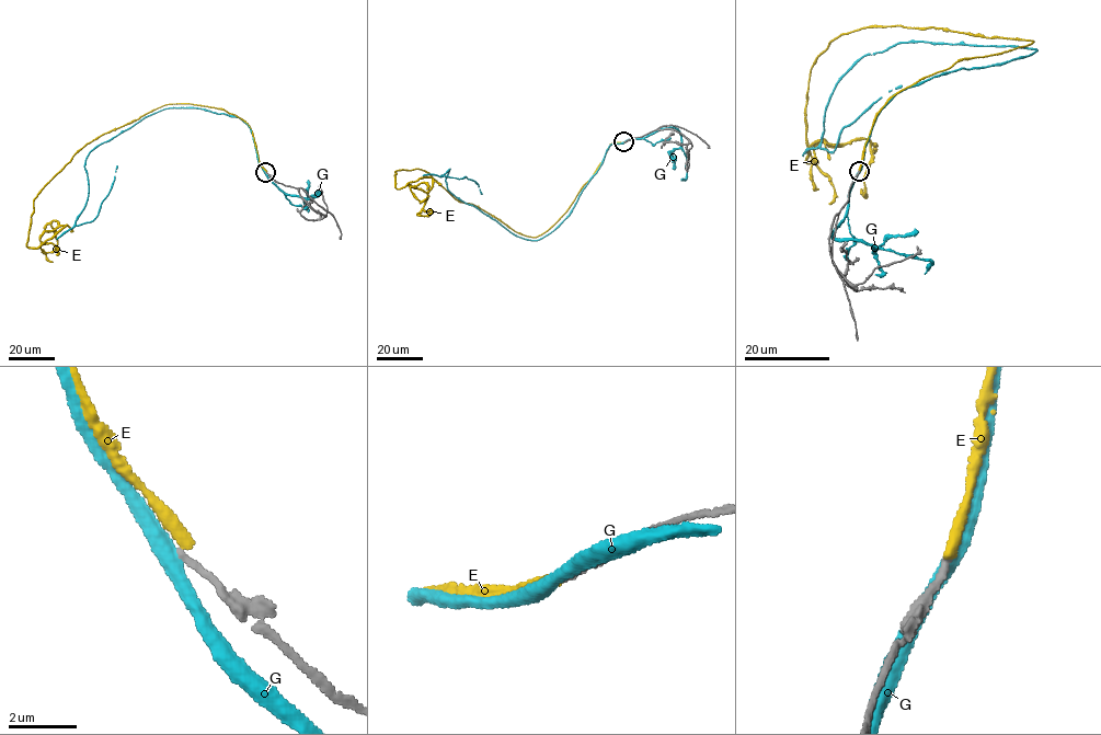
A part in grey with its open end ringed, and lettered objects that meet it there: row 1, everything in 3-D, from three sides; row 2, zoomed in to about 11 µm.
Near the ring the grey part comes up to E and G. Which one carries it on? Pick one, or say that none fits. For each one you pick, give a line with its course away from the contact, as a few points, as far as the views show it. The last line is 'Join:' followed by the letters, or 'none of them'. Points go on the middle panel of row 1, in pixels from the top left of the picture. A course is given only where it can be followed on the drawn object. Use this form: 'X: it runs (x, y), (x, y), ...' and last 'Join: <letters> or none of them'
Join: none of them

